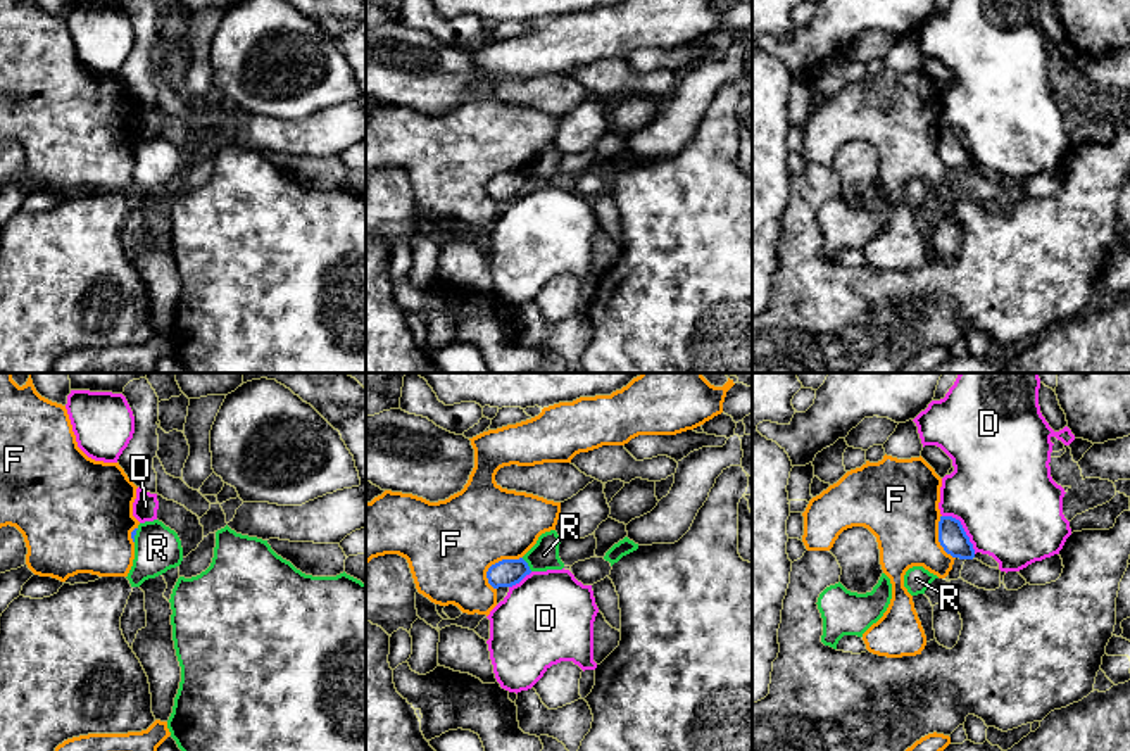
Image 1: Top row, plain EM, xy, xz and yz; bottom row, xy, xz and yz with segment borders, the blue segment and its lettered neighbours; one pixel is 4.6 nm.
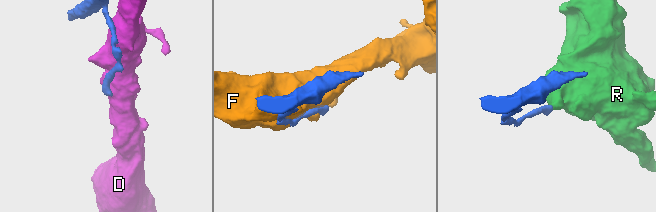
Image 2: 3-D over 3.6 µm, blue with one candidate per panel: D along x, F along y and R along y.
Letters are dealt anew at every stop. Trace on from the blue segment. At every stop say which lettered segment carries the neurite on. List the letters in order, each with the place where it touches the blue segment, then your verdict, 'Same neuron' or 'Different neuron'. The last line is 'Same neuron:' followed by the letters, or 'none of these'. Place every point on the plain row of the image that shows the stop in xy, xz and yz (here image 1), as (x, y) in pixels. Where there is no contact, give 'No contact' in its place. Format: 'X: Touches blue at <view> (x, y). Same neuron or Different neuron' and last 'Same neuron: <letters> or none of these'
D: Touches blue at yz (963, 142). Different neuron
F: Touches blue at xz (499, 175). Different neuron
R: Touches blue at xz (527, 178). Different neuron
Same neuron: none of these

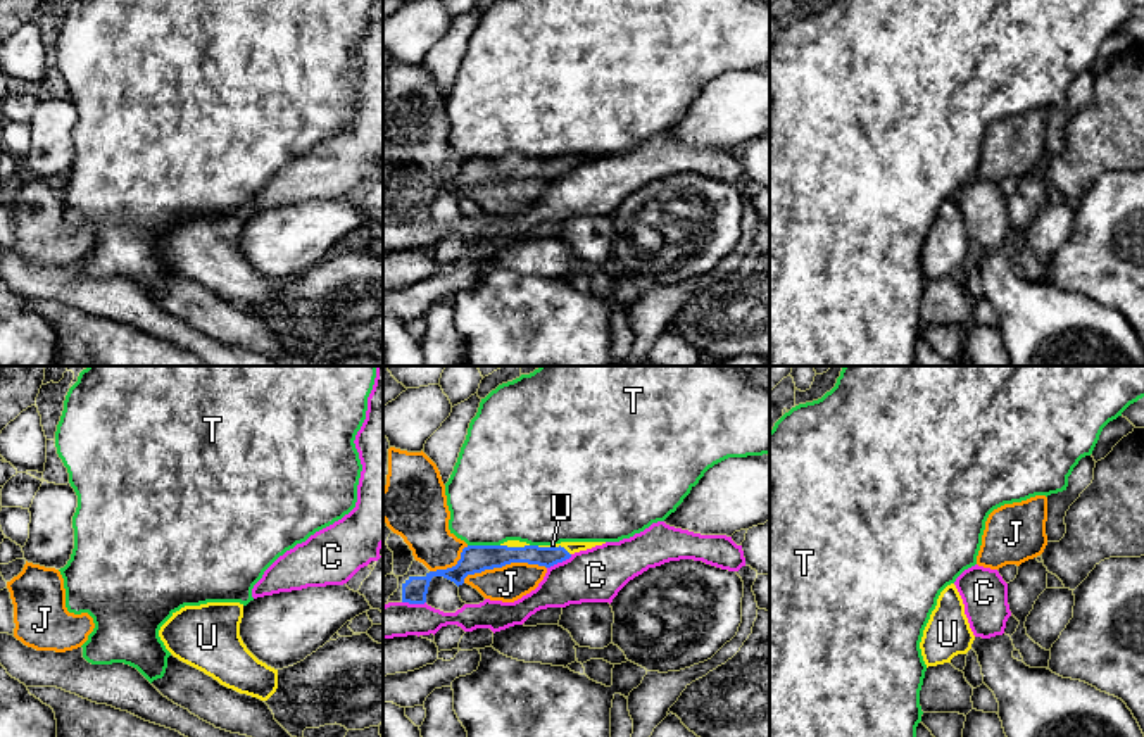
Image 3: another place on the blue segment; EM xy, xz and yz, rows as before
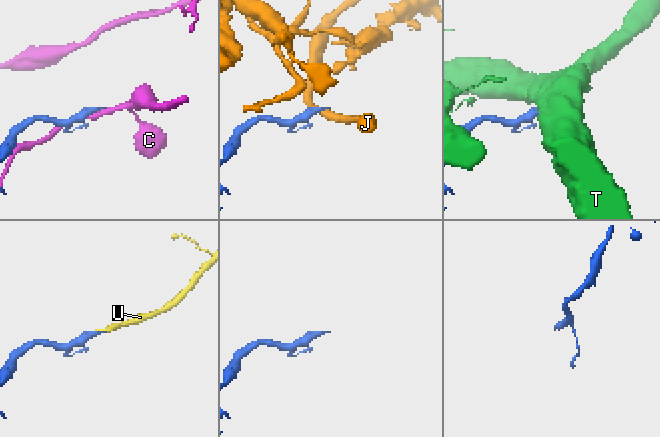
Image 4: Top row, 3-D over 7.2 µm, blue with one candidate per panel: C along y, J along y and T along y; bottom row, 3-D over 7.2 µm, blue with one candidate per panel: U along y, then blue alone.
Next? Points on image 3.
C: Touches blue at xz (559, 175). Different neuron
J: Touches blue at xz (502, 178). Different neuron
T: Touches blue at xz (484, 159). Different neuron
U: Touches blue at xz (554, 161). Same neuron
Same neuron: U

